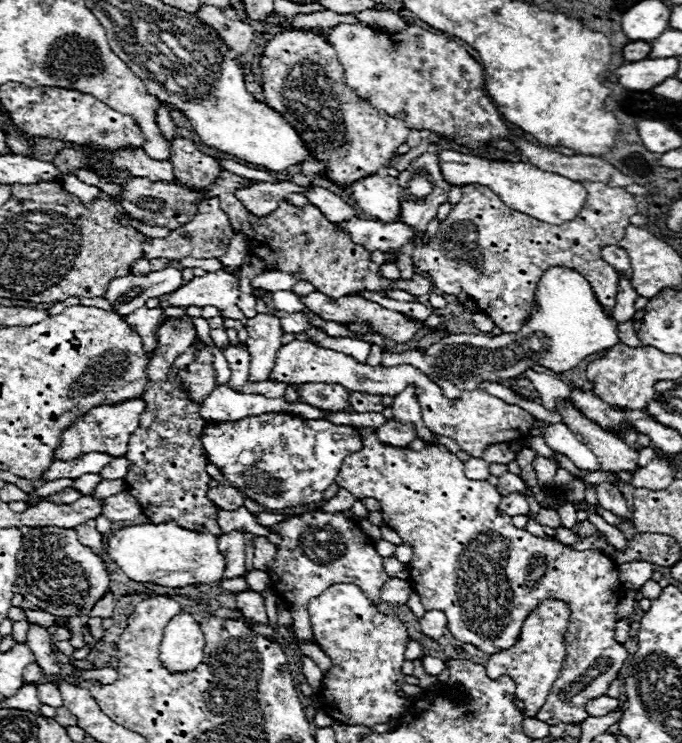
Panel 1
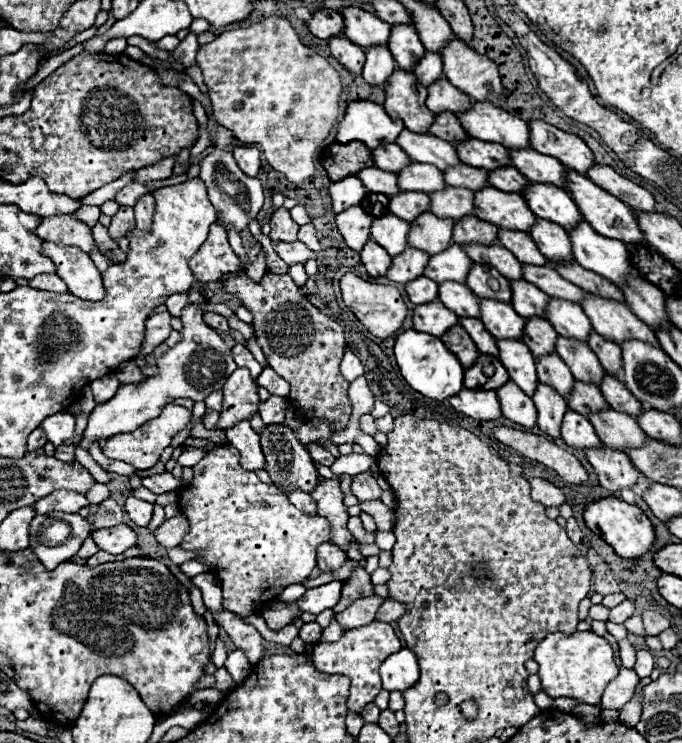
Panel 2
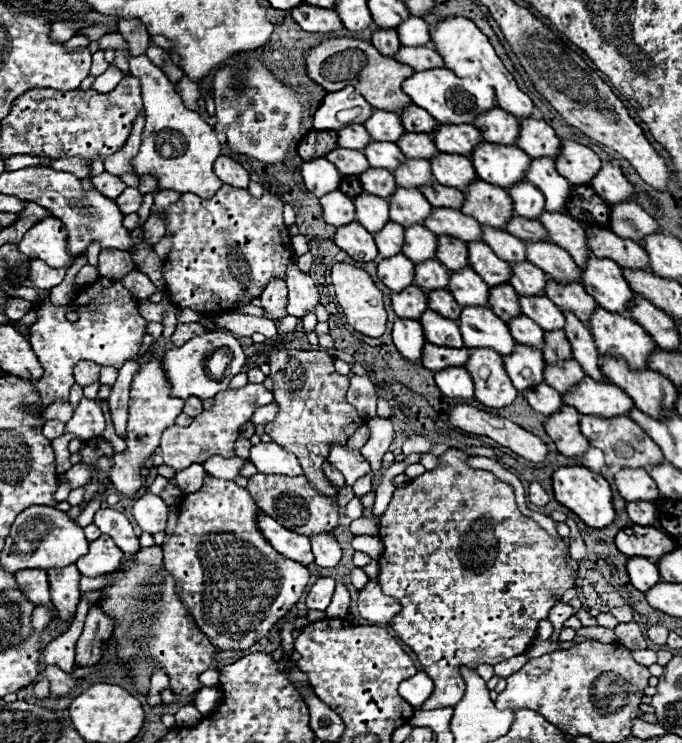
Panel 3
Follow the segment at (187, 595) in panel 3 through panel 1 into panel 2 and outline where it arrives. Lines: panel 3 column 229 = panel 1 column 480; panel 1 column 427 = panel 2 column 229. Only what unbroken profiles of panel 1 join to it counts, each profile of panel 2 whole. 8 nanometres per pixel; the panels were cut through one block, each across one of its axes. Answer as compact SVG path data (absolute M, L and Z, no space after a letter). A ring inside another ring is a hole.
M220 446L212 448L196 466L192 466L194 480L188 488L180 490L180 510L190 520L190 532L182 540L180 548L206 548L200 560L212 566L210 572L218 576L222 584L224 608L250 616L256 614L256 610L262 610L266 602L278 596L286 586L300 584L310 576L316 568L316 546L320 546L320 542L330 542L330 522L320 514L304 514L296 510L282 490L260 482L260 478L254 472L244 470L238 460L240 454L236 448Z

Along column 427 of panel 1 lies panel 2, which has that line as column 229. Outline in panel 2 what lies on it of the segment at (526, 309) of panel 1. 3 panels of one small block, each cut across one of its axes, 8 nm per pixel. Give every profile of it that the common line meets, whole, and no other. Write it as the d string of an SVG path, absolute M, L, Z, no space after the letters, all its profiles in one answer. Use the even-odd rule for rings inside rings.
M212 224L206 242L190 258L190 268L198 282L222 282L228 274L240 270L240 260L228 244L224 226Z

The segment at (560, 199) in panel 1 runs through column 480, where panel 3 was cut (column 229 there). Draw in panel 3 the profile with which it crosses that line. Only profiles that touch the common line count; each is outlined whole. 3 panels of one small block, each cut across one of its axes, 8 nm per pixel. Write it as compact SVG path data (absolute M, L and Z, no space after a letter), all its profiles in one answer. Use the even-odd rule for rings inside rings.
M220 156L214 164L214 174L224 182L224 184L230 184L230 186L236 186L236 188L248 188L248 172L232 158L228 156Z

